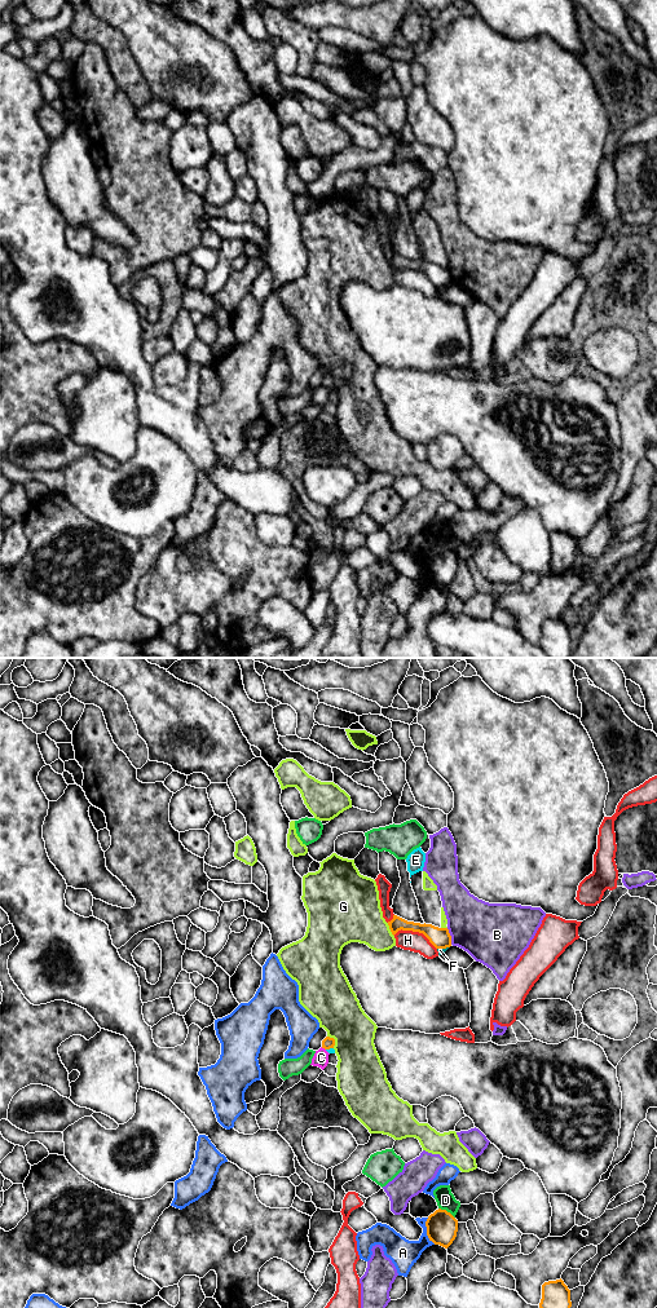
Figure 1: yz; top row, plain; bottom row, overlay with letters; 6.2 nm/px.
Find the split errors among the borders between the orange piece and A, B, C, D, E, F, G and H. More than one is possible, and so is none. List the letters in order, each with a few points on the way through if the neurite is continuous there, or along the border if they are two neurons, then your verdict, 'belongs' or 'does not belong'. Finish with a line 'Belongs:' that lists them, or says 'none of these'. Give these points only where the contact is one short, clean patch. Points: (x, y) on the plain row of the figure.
A: does not belong
B: border yz (446, 266), (452, 282); does not belong
C: border yz (321, 385), (325, 388); does not belong
D: does not belong
E: does not belong
F: border yz (448, 284), (437, 287); does not belong
G: does not belong
H: does not belong
Belongs: none of these

